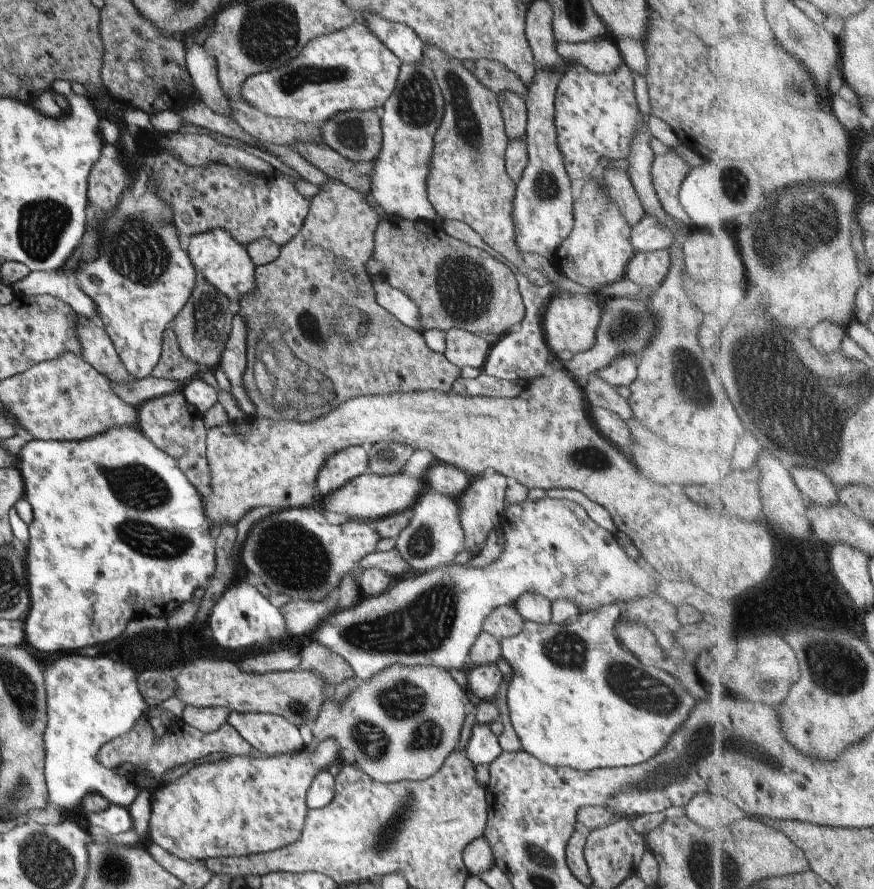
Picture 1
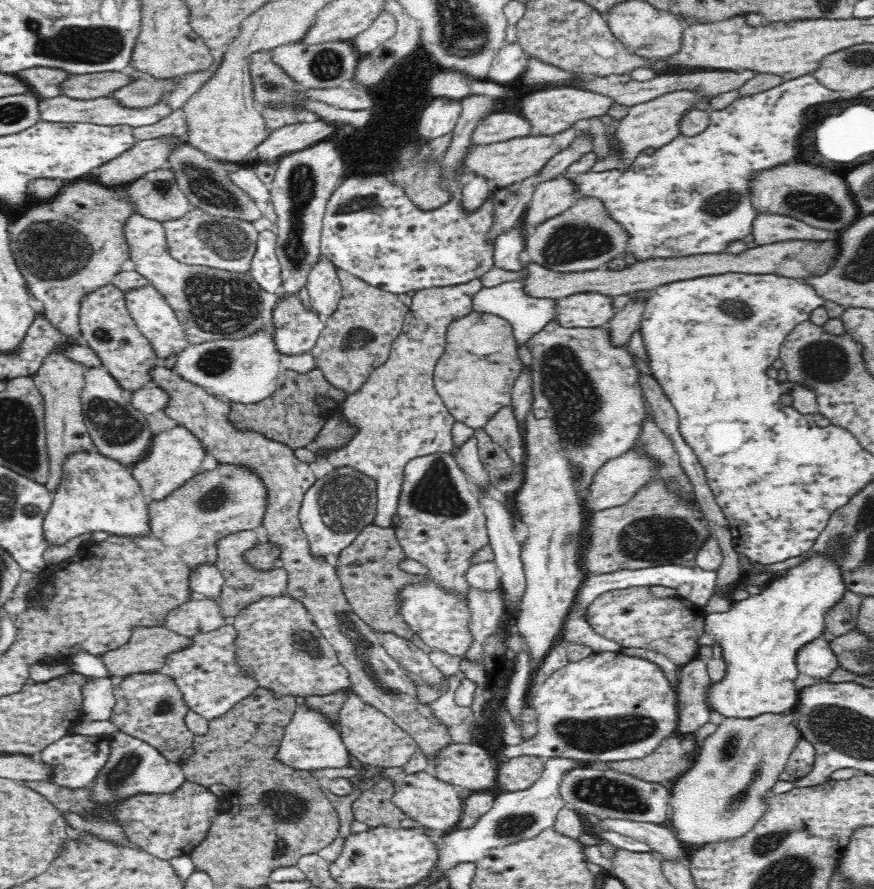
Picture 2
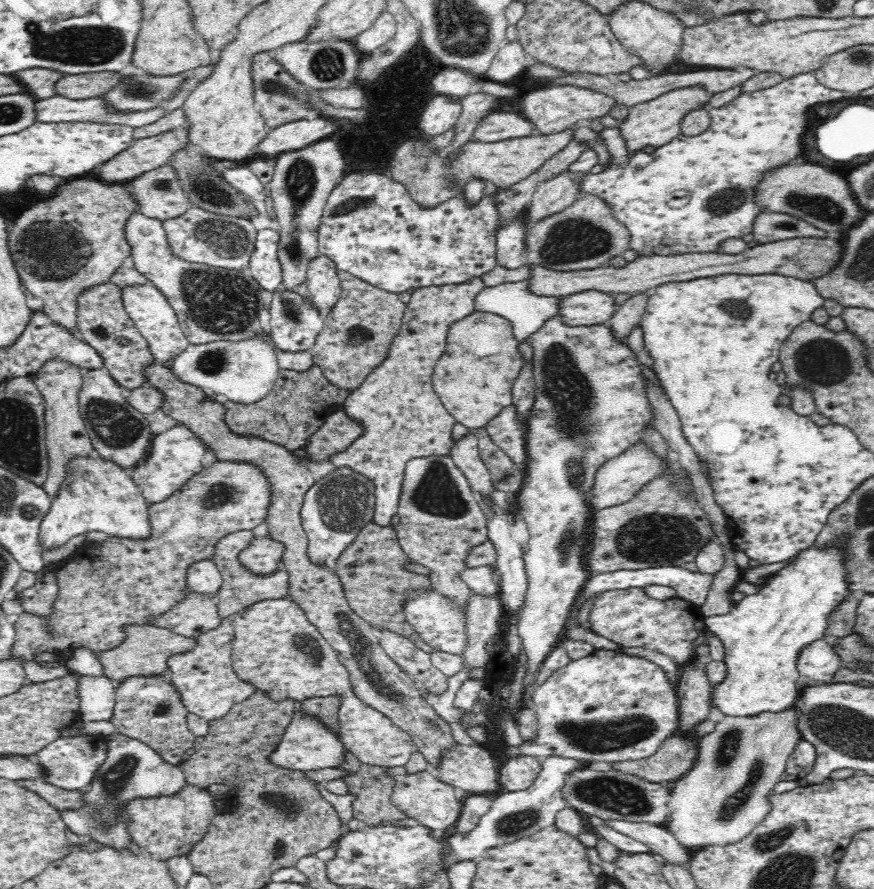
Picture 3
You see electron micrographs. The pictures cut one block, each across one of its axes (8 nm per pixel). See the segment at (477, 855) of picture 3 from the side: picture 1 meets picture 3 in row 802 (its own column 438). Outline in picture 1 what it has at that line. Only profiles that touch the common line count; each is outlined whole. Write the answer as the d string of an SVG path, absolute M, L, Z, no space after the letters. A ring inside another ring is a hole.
M427 488L416 496L410 509L412 517L395 537L394 547L410 564L410 567L419 572L449 565L464 548L464 536L459 520L460 506L457 498Z

